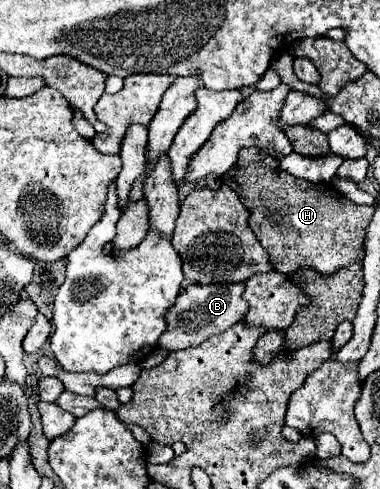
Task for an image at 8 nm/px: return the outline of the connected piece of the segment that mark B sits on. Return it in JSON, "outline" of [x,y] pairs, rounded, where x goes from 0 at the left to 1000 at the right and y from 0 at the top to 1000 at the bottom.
{"outline":[[[618,577],[618,581],[545,581],[545,585],[497,581],[492,589],[482,589],[471,597],[461,622],[434,638],[439,675],[418,691],[413,712],[434,716],[434,720],[487,716],[487,712],[518,708],[524,699],[555,691],[561,683],[592,679],[597,671],[608,671],[613,663],[639,654],[655,634],[650,613],[639,609],[639,589],[645,589],[645,581],[629,581],[629,577]]]}

